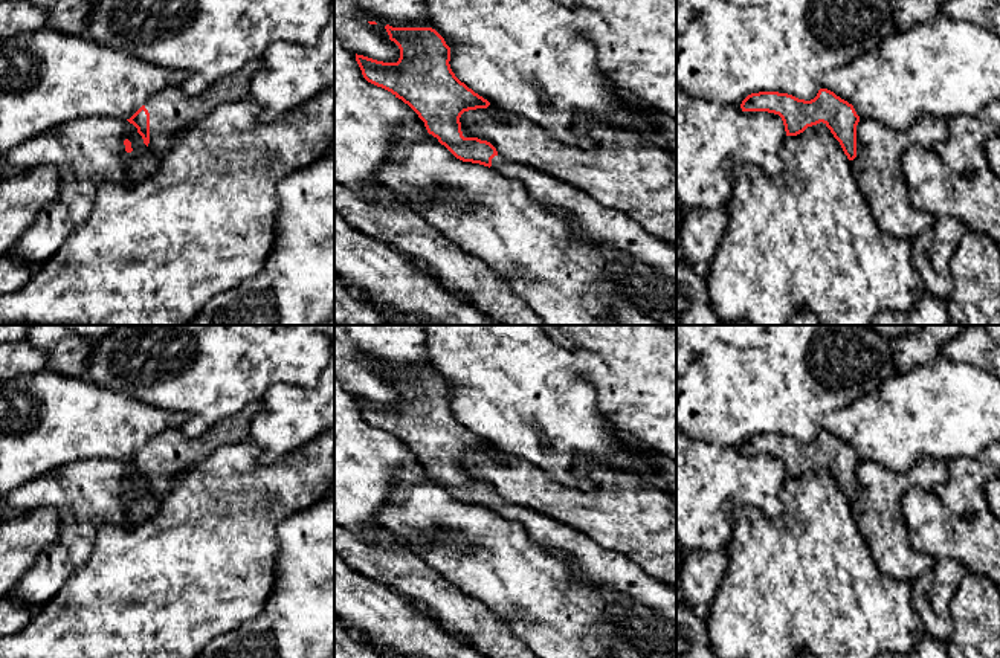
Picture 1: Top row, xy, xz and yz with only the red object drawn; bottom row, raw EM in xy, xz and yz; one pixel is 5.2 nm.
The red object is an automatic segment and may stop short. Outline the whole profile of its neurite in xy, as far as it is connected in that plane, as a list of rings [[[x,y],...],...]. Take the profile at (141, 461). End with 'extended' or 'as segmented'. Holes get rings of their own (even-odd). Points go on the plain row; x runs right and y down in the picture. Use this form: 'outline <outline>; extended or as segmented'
outline [[[263,400],[247,403],[235,415],[227,417],[212,424],[206,432],[197,437],[186,437],[182,429],[165,429],[159,435],[153,437],[130,461],[142,478],[144,485],[157,498],[168,495],[173,487],[173,478],[176,473],[194,466],[203,458],[212,455],[217,449],[226,444],[241,443],[249,440],[252,420],[261,412]]]; extended

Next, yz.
outline [[[820,431],[811,443],[788,435],[759,434],[748,437],[742,453],[768,453],[783,463],[786,478],[797,478],[808,469],[823,464],[840,484],[849,502],[856,499],[856,467],[860,458],[852,446],[827,431]]]; as segmented

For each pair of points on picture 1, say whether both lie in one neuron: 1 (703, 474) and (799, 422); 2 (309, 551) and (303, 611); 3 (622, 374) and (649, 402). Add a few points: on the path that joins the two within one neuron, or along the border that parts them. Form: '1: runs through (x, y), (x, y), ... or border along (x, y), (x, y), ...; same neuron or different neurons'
1: border along (704, 441), (739, 448); different neurons
2: runs through (309, 567), (309, 596); same neuron
3: runs through (629, 377), (646, 394); same neuron

